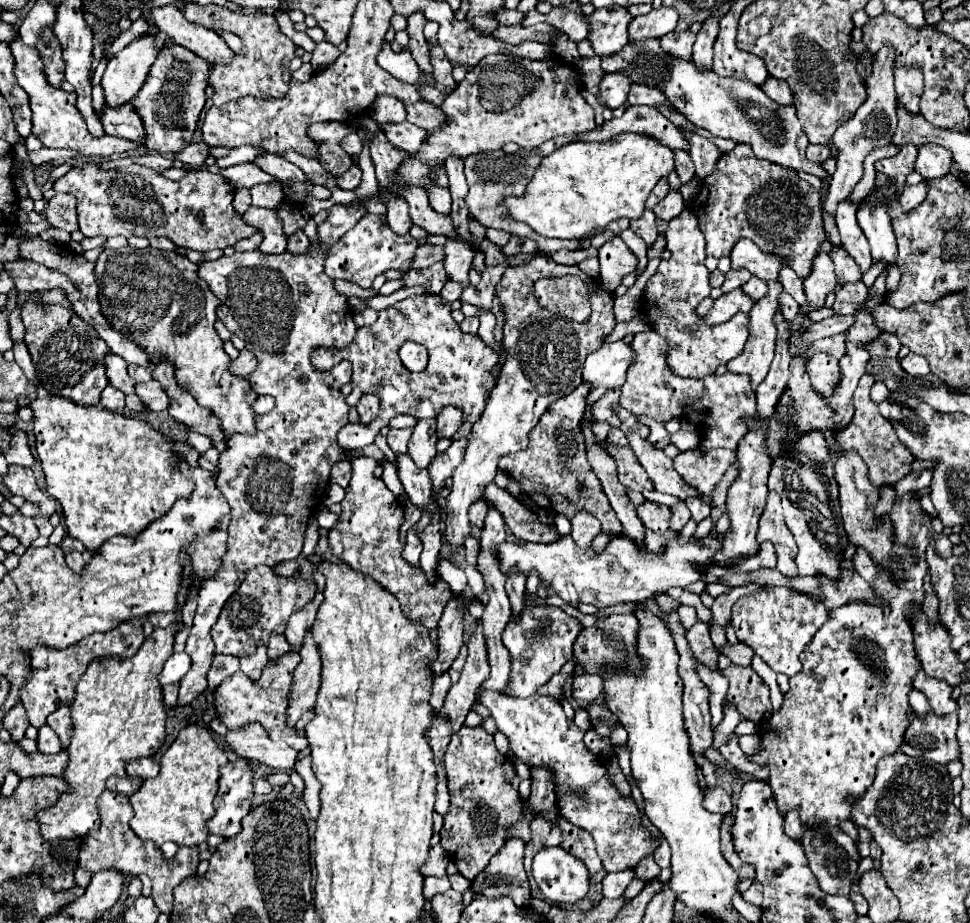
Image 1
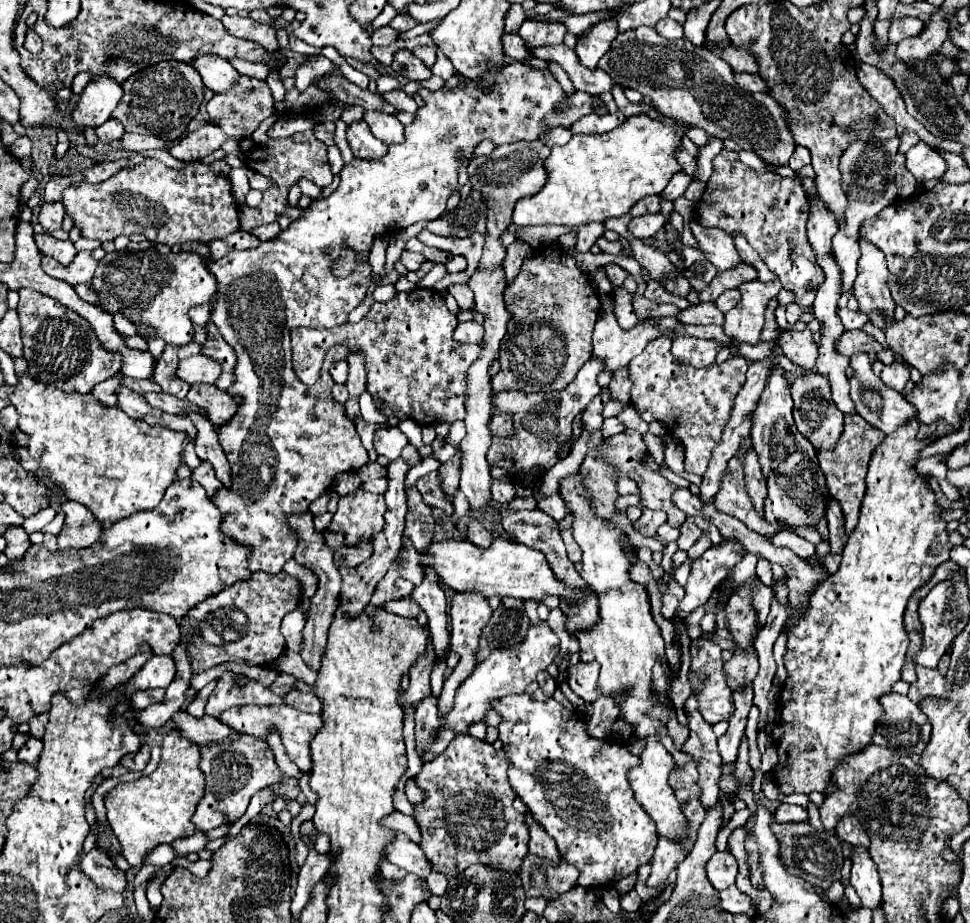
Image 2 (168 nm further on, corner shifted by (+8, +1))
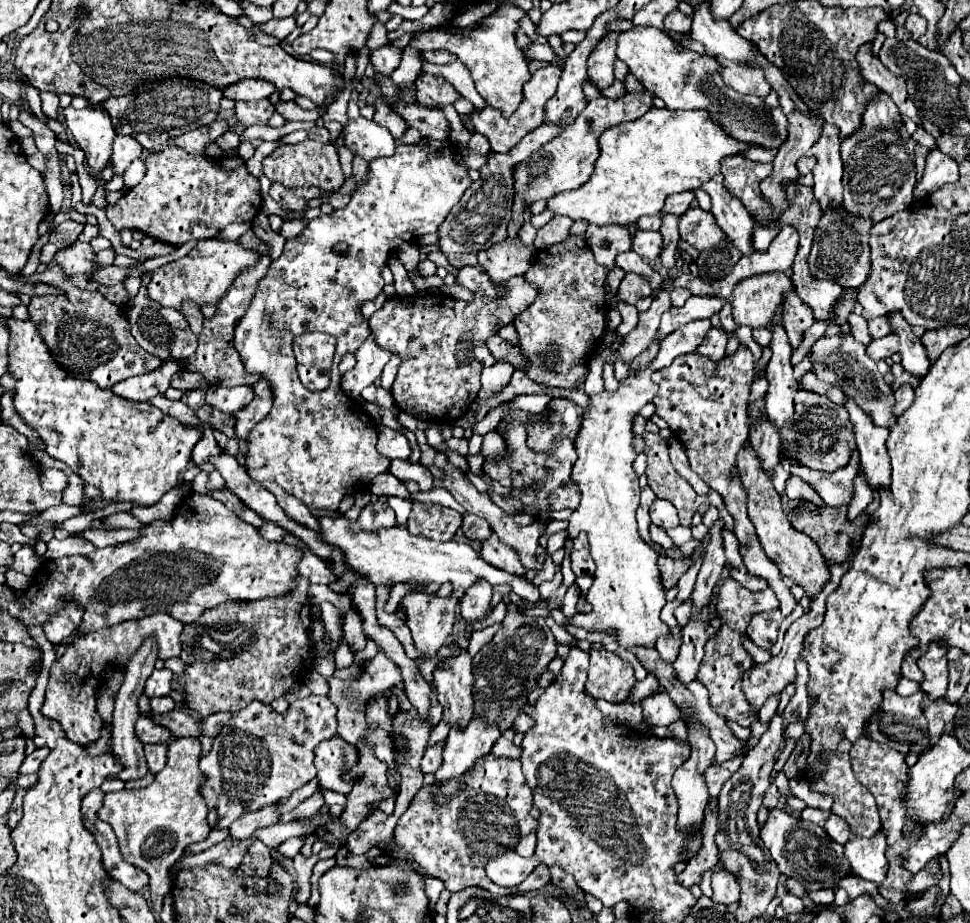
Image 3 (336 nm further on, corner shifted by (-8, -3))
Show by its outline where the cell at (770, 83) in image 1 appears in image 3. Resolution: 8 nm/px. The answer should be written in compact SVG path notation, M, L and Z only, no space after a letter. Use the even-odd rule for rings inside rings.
M716 57L716 61L720 63L720 75L722 81L738 91L738 93L750 93L756 97L766 97L770 93L770 83L764 79L764 71L762 67L748 67L748 65L740 65L734 61L728 61L724 57Z

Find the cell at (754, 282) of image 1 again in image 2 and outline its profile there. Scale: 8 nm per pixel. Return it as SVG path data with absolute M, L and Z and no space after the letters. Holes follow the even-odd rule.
M728 289L728 291L724 291L718 299L716 299L716 305L720 307L720 311L730 311L732 307L736 307L736 303L740 301L742 297L740 297L740 291L738 289Z

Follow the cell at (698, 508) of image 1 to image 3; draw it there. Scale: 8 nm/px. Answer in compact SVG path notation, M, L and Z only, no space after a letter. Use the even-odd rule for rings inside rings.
M698 551L692 555L692 557L688 557L688 559L666 559L666 557L660 557L658 559L658 569L660 569L660 579L662 579L662 585L664 585L664 589L668 591L668 589L672 589L672 587L676 587L676 583L678 583L678 579L680 579L680 575L688 569L688 563L690 563L690 559L694 559L696 555L700 555Z

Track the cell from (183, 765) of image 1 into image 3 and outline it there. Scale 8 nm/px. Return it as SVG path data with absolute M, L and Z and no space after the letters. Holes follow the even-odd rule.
M196 737L172 739L168 745L166 767L160 773L156 773L154 781L146 789L132 789L132 791L122 789L122 791L106 793L104 805L98 811L98 817L104 823L108 823L112 827L112 831L116 833L122 859L134 867L140 867L142 871L146 871L150 875L150 887L154 893L170 891L172 881L168 877L170 877L170 867L174 865L174 861L184 853L184 849L188 845L204 841L210 833L210 825L206 821L208 807L204 807L204 799L198 793L200 783L204 781L204 775L200 775L200 769L198 769L198 759L200 759L200 741Z

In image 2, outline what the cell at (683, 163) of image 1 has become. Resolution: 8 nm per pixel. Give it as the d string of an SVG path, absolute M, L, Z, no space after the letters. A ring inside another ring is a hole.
M678 171L676 175L672 175L670 183L668 183L668 185L666 185L666 189L660 193L660 197L670 199L670 201L676 201L678 197L682 197L682 195L684 195L686 187L690 185L690 181L692 181L692 177L688 177L684 171Z

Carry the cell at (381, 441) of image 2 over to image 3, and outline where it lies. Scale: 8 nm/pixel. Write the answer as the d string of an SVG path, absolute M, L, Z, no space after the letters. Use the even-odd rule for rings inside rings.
M380 427L378 429L378 443L376 449L380 455L388 459L408 459L410 457L410 445L404 433L390 429L390 427Z

